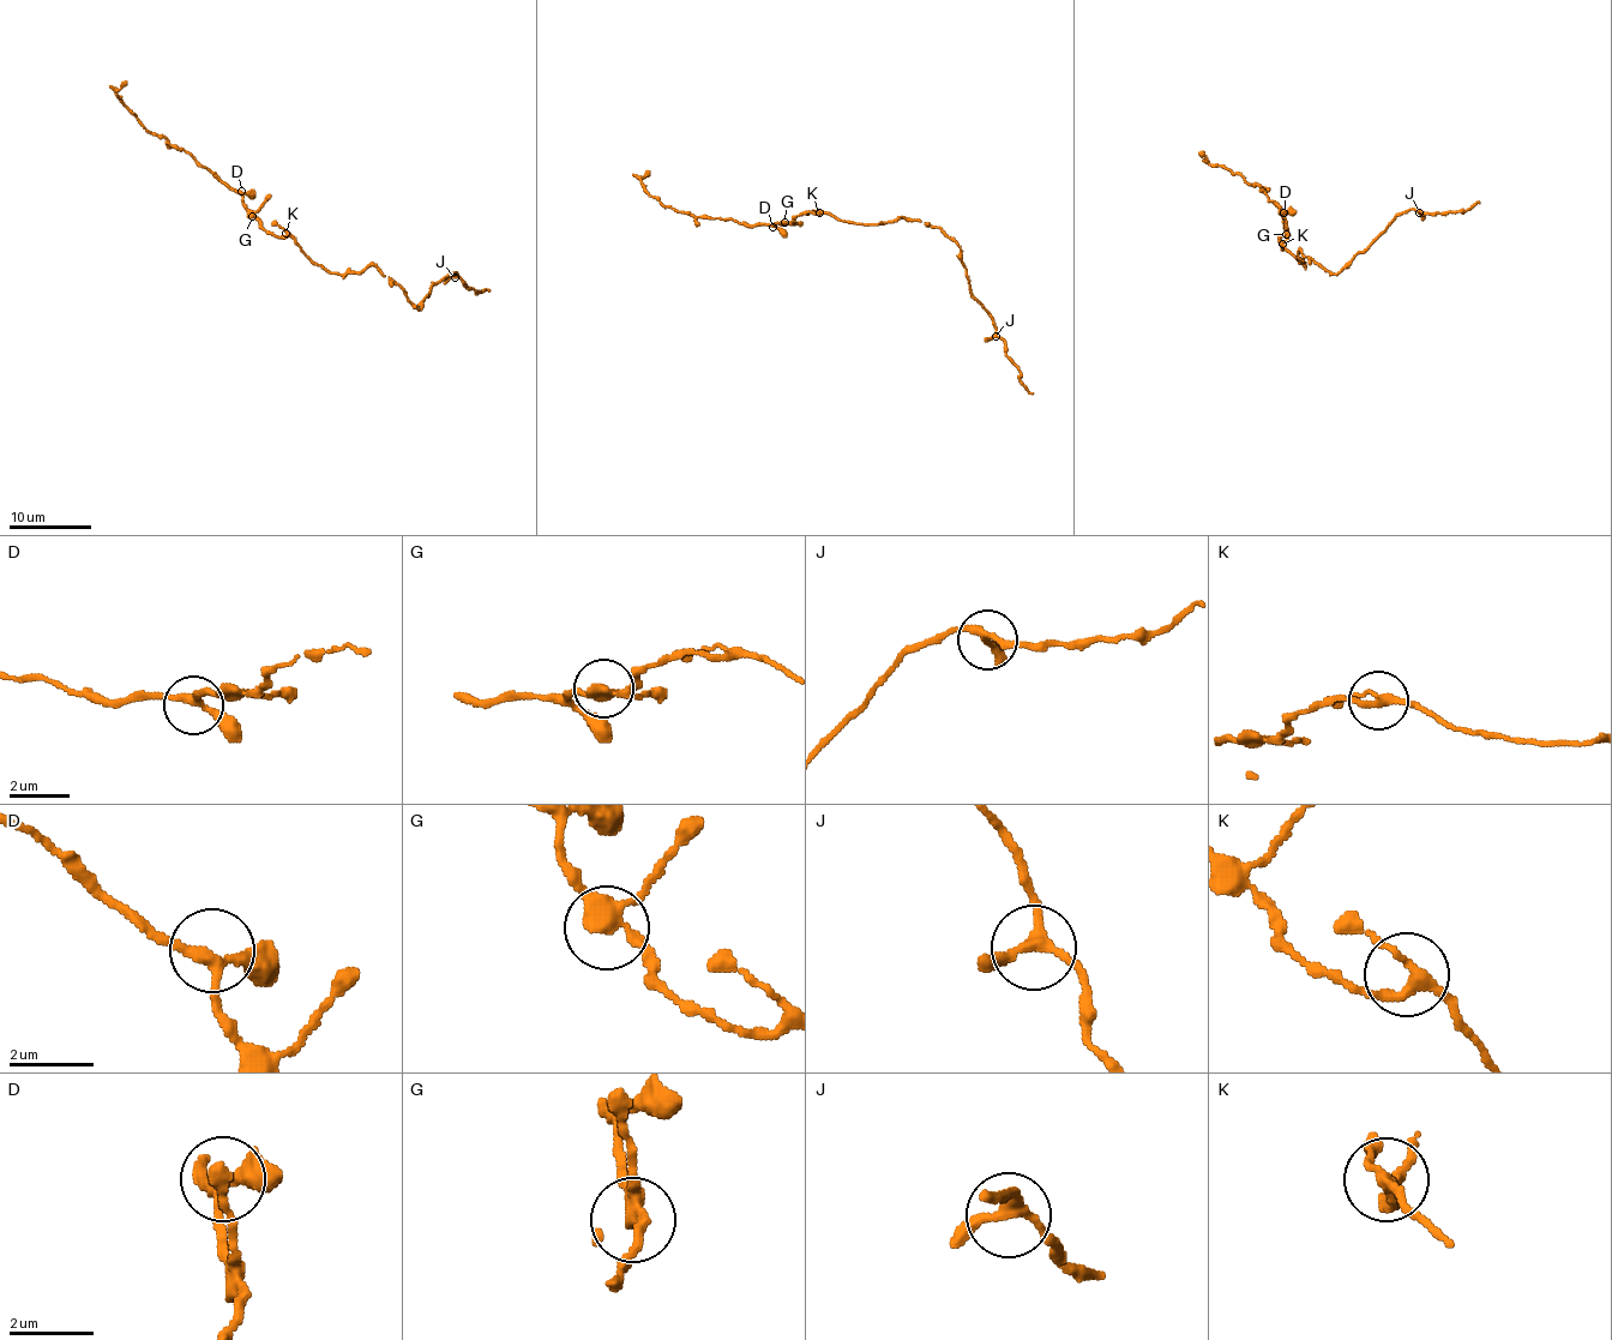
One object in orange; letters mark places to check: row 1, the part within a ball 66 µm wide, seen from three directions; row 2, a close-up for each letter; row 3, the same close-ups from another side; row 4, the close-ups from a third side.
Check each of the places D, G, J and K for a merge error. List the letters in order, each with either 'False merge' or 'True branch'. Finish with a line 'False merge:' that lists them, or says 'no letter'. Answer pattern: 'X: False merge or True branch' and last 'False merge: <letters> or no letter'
D: True branch
G: True branch
J: True branch
K: True branch
False merge: no letter

